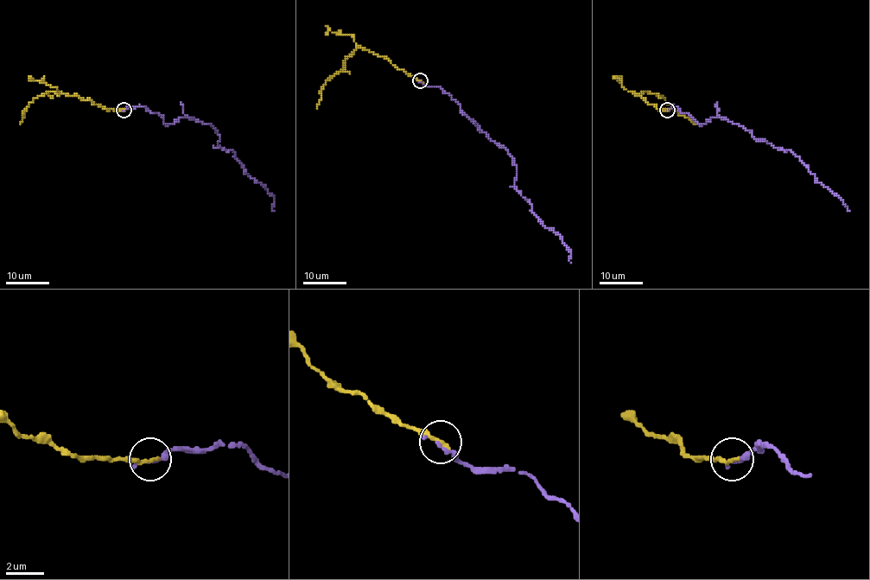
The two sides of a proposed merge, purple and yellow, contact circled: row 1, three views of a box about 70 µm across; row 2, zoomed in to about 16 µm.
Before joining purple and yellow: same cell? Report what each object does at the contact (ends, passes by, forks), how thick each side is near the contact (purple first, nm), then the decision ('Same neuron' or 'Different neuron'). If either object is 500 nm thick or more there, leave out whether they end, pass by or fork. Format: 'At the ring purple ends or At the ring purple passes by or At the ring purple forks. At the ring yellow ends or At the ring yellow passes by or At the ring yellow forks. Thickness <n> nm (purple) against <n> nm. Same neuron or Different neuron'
At the ring purple ends. At the ring yellow ends. Thickness 240 nm (purple) against 280 nm. Same neuron

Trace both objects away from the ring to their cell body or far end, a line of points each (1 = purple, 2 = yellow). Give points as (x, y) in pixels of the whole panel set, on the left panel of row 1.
1: (123, 111), (144, 105), (166, 124), (189, 117), (212, 125), (219, 145), (233, 150), (275, 198), (275, 211)
2: (123, 109), (103, 108), (76, 95), (60, 92), (56, 95), (50, 92), (39, 95), (23, 111), (21, 124)

